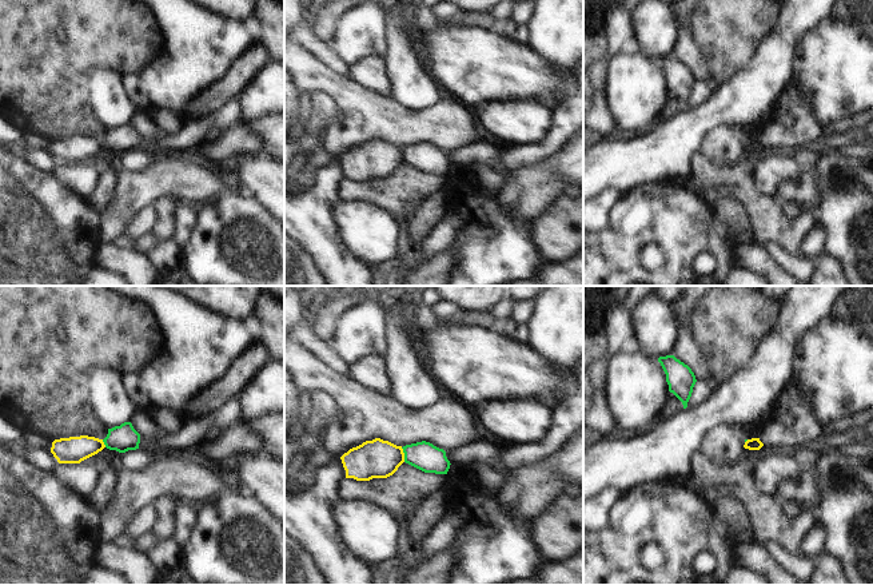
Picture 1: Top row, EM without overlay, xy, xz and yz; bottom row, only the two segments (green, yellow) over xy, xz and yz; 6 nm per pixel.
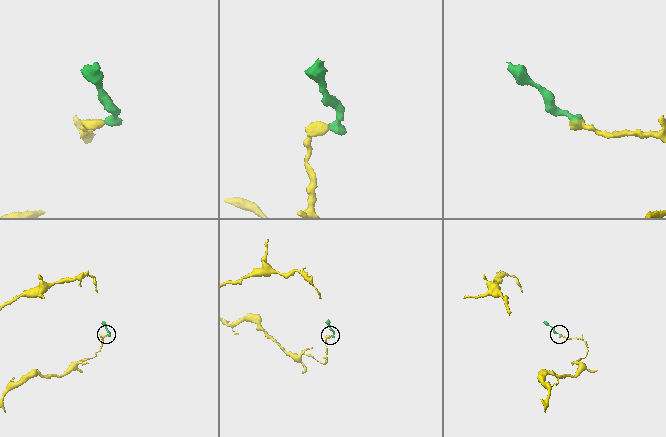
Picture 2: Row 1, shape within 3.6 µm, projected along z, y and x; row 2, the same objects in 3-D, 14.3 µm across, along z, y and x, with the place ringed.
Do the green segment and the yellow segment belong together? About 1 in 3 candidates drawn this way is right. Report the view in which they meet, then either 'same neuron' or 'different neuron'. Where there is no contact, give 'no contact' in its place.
contact in xz; different neuron

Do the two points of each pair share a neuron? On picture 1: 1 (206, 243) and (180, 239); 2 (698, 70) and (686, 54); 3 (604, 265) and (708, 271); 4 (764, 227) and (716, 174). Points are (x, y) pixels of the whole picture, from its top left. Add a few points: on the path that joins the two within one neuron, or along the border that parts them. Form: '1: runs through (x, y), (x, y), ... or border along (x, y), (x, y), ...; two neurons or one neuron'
1: border along (195, 210), (195, 225), (182, 249); two neurons
2: runs through (697, 66), (690, 58); one neuron
3: runs through (629, 271), (682, 271); one neuron
4: runs through (764, 211), (732, 179); one neuron

